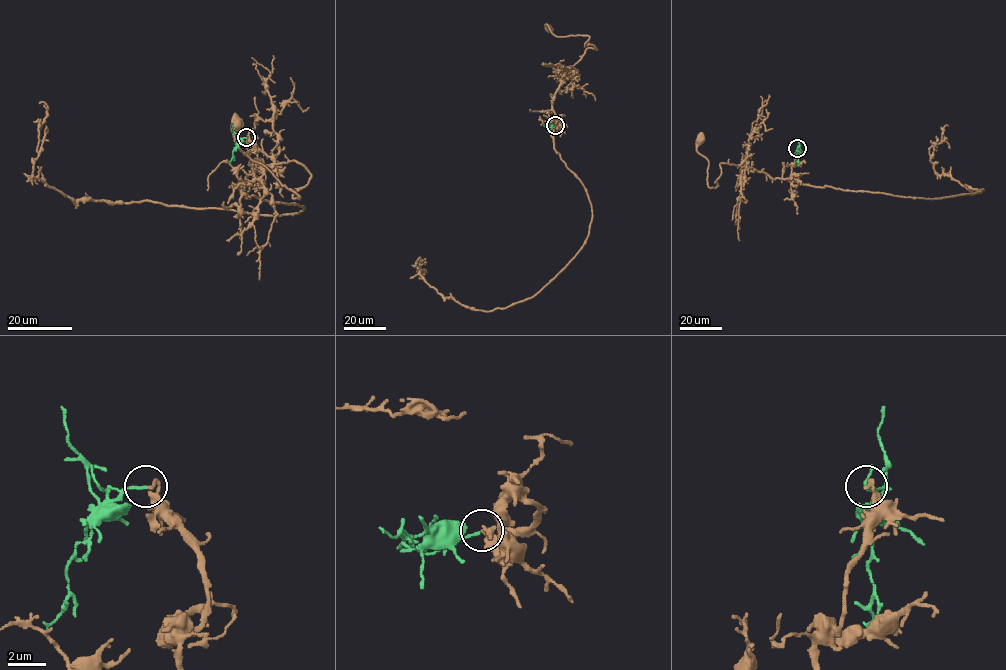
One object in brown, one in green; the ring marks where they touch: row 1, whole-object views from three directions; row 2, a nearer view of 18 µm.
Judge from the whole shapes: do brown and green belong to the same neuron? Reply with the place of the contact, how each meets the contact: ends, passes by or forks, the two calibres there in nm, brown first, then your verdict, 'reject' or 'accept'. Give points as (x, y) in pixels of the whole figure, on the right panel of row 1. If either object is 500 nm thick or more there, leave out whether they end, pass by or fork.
place (797, 148); brown ends; green ends; calibres 180 and 140 nm; accept

